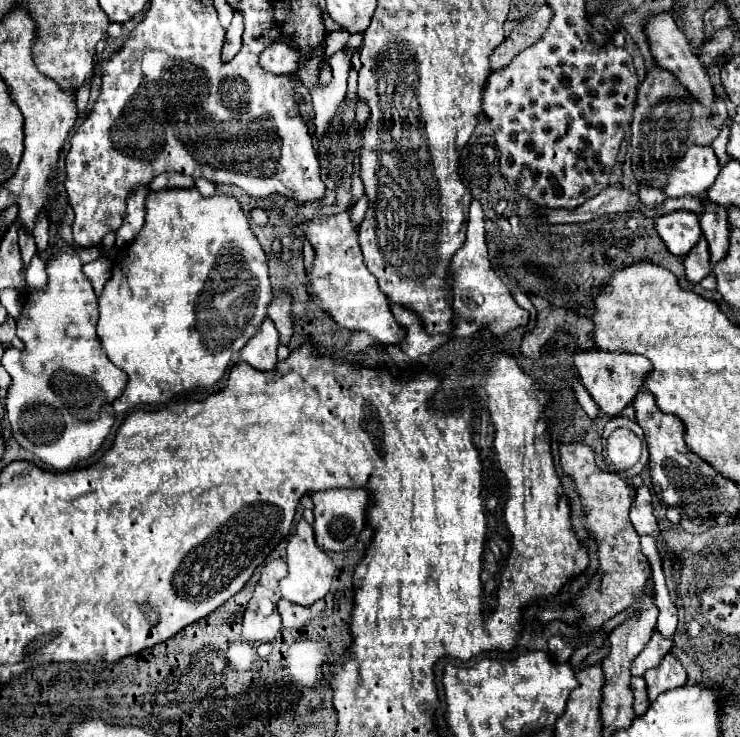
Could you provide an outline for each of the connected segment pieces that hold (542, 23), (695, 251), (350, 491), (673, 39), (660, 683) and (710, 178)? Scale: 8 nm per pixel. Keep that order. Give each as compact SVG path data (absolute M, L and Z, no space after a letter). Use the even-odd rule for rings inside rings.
M540 6L534 14L518 20L510 32L510 36L494 48L494 52L490 54L490 68L492 70L500 70L504 66L510 64L510 60L524 48L528 48L530 44L534 44L544 28L548 26L548 20L552 18L552 12L548 6Z
M704 238L696 244L696 248L692 248L692 252L688 252L688 256L684 258L684 266L686 266L686 278L692 284L698 284L702 278L710 274L712 260L708 252L708 242Z
M340 488L314 494L314 538L322 550L344 552L356 546L360 532L366 526L366 512L370 502L366 488Z
M664 12L664 14L658 14L656 18L648 18L648 20L644 22L644 28L646 28L646 34L648 34L648 38L650 38L650 48L652 48L652 54L654 54L656 64L660 64L662 68L666 68L666 70L670 70L672 74L676 74L676 78L678 78L680 84L692 94L692 98L694 98L696 102L700 102L704 108L712 110L712 108L716 106L718 96L716 96L716 92L714 92L714 86L712 86L712 82L710 82L710 76L708 76L706 70L702 68L702 64L698 62L698 56L696 56L694 50L690 48L686 36L678 30L674 18L672 18L668 12Z
M668 654L664 656L664 660L660 662L658 668L648 670L644 674L646 680L646 690L648 690L648 700L656 700L662 692L674 690L678 686L686 684L686 670L680 666L680 662Z
M690 146L676 164L664 186L666 196L704 196L720 172L718 158L710 146Z

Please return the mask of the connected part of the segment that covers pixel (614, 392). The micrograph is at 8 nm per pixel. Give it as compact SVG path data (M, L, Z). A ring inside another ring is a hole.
M596 348L596 350L576 352L574 368L578 370L584 388L590 392L590 396L594 398L598 408L608 416L616 416L624 410L626 404L630 404L634 400L634 396L642 388L642 382L652 366L644 356L638 356L638 354L626 354L626 352L612 354L612 352L604 352L604 350Z

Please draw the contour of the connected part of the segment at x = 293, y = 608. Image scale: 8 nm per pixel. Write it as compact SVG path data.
M280 600L278 602L278 612L282 616L282 624L288 630L300 630L304 624L308 624L312 618L318 618L326 608L324 600L318 600L310 606L300 606L290 600Z

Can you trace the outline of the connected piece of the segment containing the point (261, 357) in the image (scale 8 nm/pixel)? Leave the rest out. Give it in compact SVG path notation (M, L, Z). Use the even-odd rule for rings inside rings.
M264 318L260 330L246 342L246 346L240 350L240 358L252 368L262 372L272 372L278 366L278 330L272 324L270 318Z

